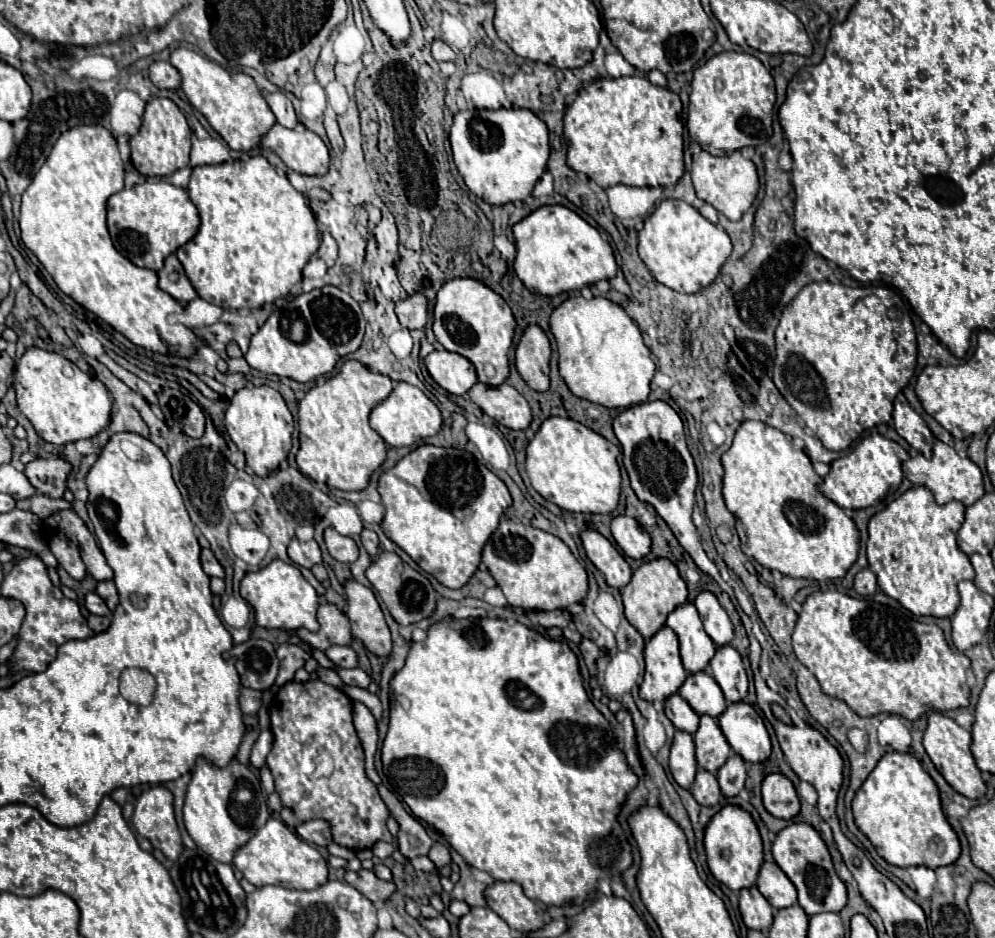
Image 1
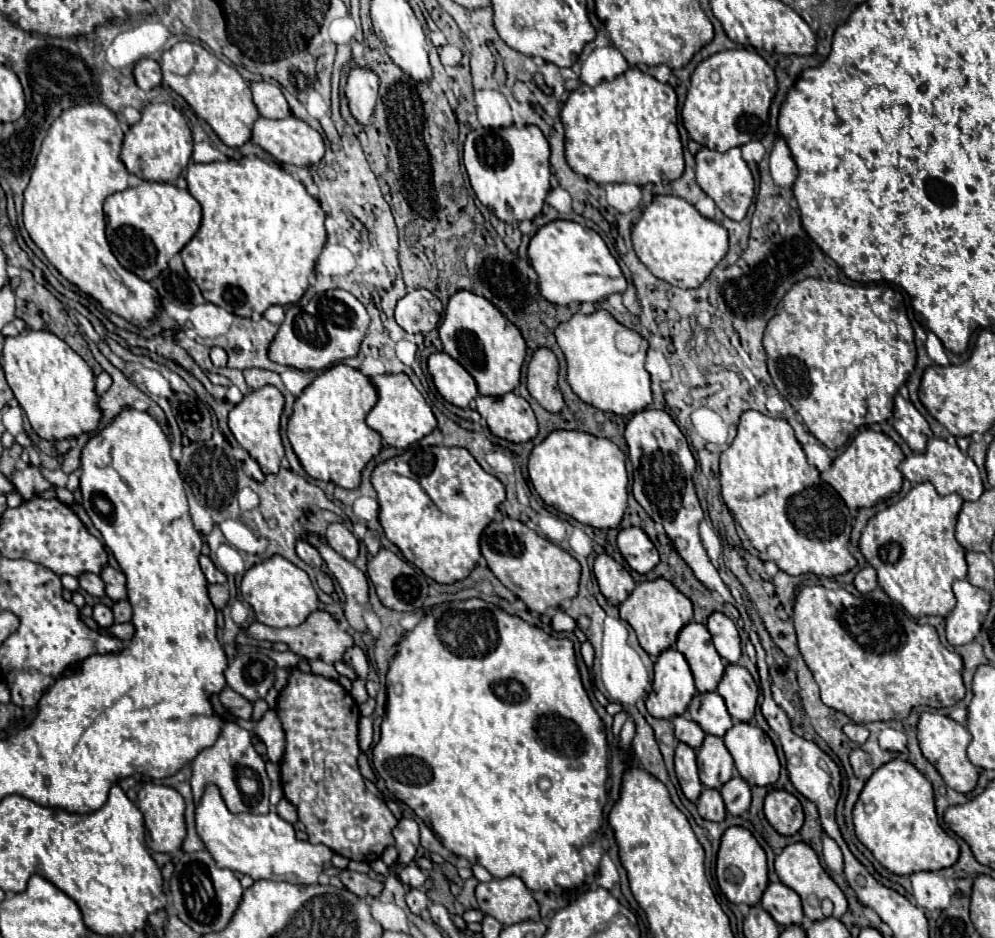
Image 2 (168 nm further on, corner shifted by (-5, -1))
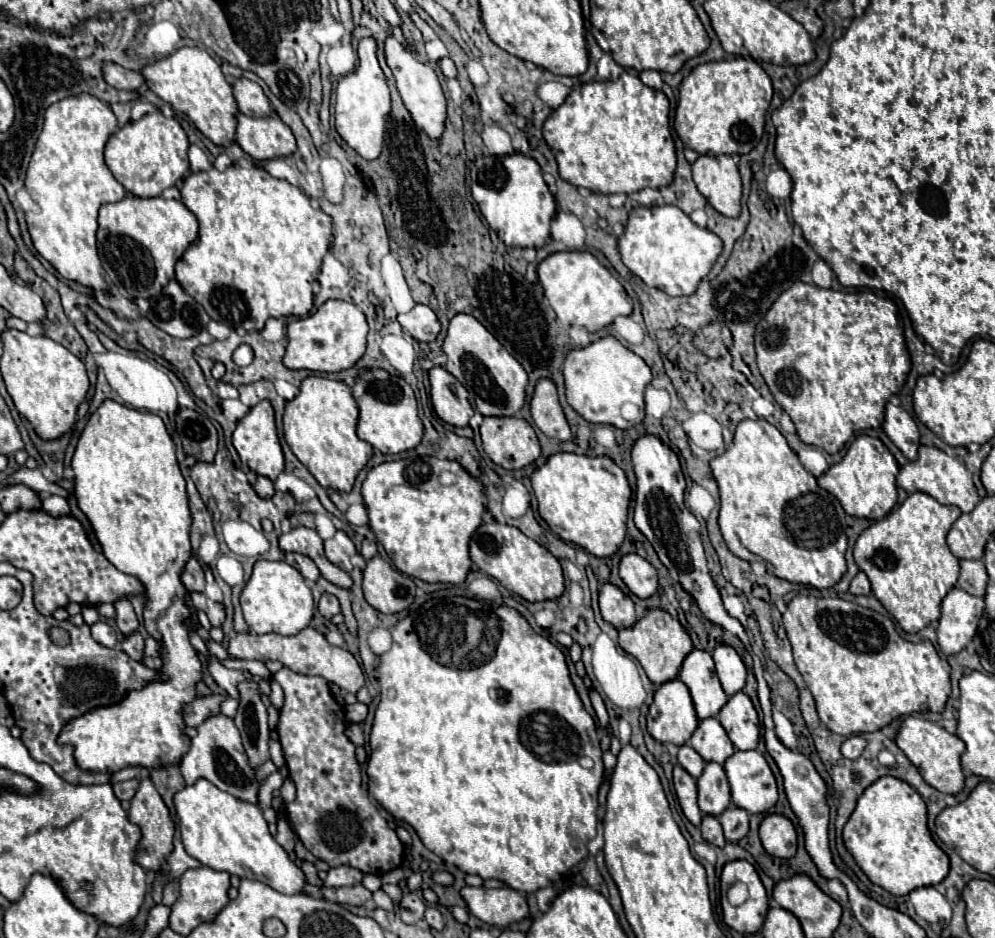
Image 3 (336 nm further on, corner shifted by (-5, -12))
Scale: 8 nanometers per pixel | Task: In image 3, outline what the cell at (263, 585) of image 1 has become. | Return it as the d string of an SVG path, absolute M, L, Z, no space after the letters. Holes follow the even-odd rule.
M257 560L253 566L253 574L241 592L241 608L245 622L253 632L257 634L275 632L275 634L291 636L291 634L299 634L303 628L309 626L313 618L315 602L299 570L295 570L289 564L283 564L283 560L281 562Z

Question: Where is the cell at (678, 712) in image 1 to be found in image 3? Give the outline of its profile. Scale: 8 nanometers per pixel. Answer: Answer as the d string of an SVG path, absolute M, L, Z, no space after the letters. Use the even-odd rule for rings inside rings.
M681 744L681 746L679 746L677 760L679 760L679 764L681 764L693 778L697 778L697 776L703 772L705 760L703 760L689 744Z

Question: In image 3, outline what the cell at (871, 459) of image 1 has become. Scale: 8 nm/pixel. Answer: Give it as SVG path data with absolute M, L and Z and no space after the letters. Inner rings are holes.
M861 434L849 446L845 458L839 464L831 466L819 478L819 486L829 494L833 494L849 516L881 520L891 512L891 508L897 502L897 484L895 484L897 472L899 472L899 464L893 458L893 454L887 450L887 446L879 438Z

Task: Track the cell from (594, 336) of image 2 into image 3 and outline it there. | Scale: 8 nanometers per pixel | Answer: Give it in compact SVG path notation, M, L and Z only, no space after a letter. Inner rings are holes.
M603 336L585 348L567 352L563 364L567 402L593 424L609 424L627 430L645 418L643 390L651 382L651 370L641 356L625 348L615 336Z

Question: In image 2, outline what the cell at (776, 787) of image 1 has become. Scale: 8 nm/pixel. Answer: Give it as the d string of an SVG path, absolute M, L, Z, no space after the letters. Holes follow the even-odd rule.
M771 791L765 797L765 817L769 825L785 837L795 835L803 825L803 809L797 797L787 791Z

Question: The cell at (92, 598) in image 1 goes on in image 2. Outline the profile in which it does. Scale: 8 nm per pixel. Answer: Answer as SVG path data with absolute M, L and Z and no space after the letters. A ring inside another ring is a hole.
M99 603L99 605L93 607L93 619L95 619L97 625L103 627L103 629L109 629L109 627L113 625L113 613L111 613L111 609L109 609L107 605L103 605L103 603Z

